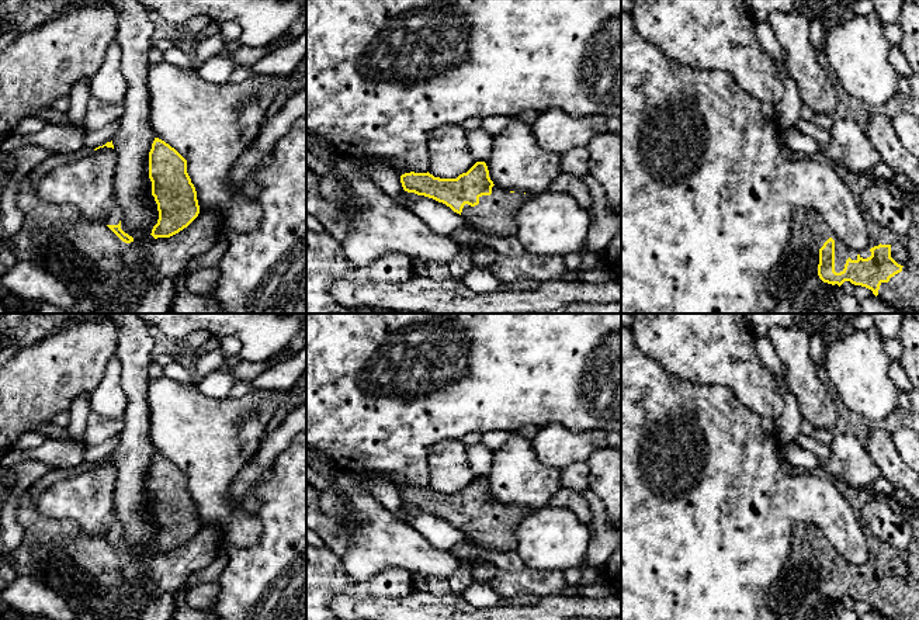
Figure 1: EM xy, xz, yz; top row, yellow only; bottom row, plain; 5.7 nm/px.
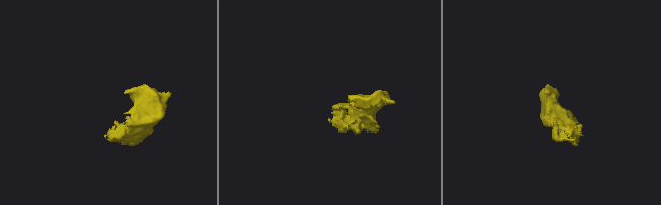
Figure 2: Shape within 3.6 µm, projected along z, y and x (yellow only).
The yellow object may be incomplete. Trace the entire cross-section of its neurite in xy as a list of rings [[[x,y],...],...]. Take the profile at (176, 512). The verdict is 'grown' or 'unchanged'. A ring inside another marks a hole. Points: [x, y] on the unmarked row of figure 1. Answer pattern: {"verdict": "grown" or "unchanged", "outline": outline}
{"verdict": "unchanged", "outline": [[[155,453],[149,467],[149,493],[159,534],[152,551],[170,553],[200,529],[197,506],[187,488],[187,475],[169,458]]]}

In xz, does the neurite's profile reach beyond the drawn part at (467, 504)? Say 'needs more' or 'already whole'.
needs more

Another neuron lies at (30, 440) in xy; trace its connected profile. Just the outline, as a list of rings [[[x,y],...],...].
[[[27,432],[21,434],[11,446],[11,450],[34,450],[44,444],[49,436],[38,432]]]

